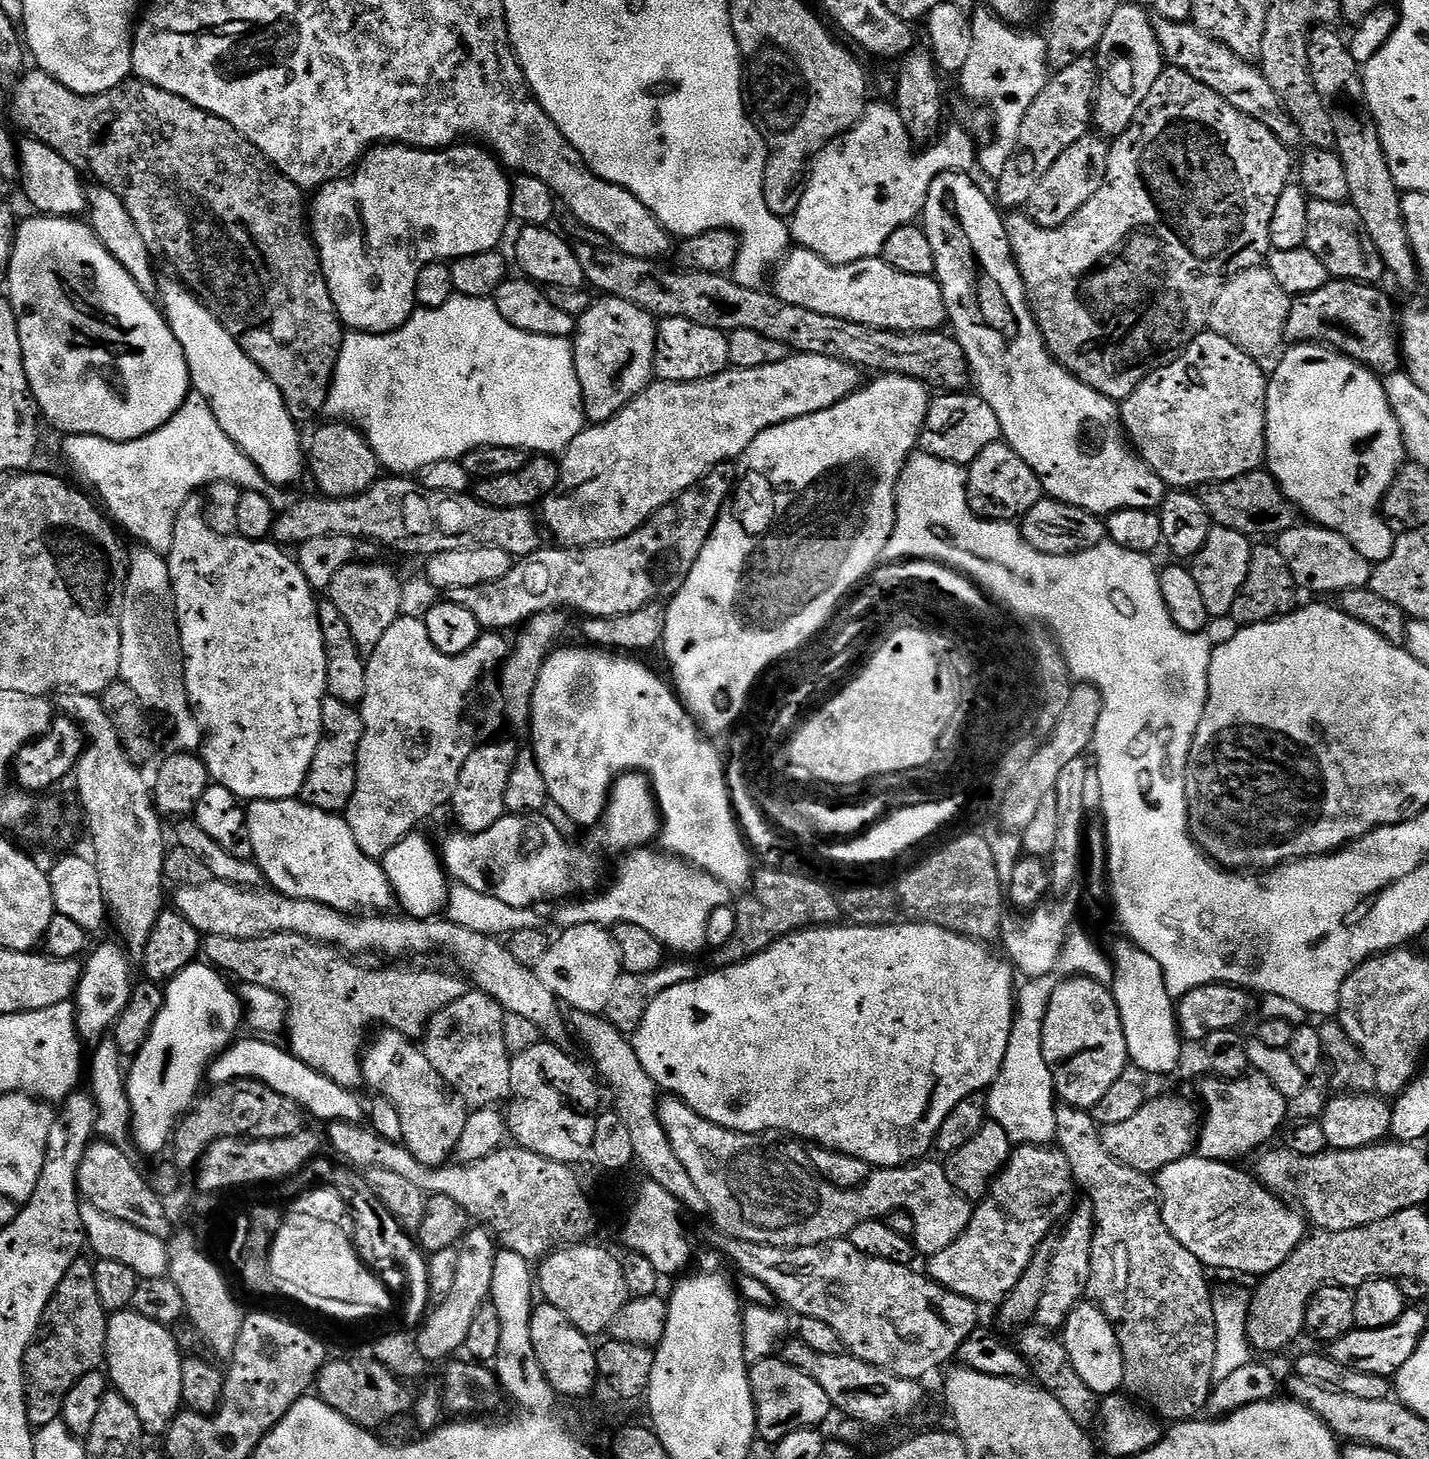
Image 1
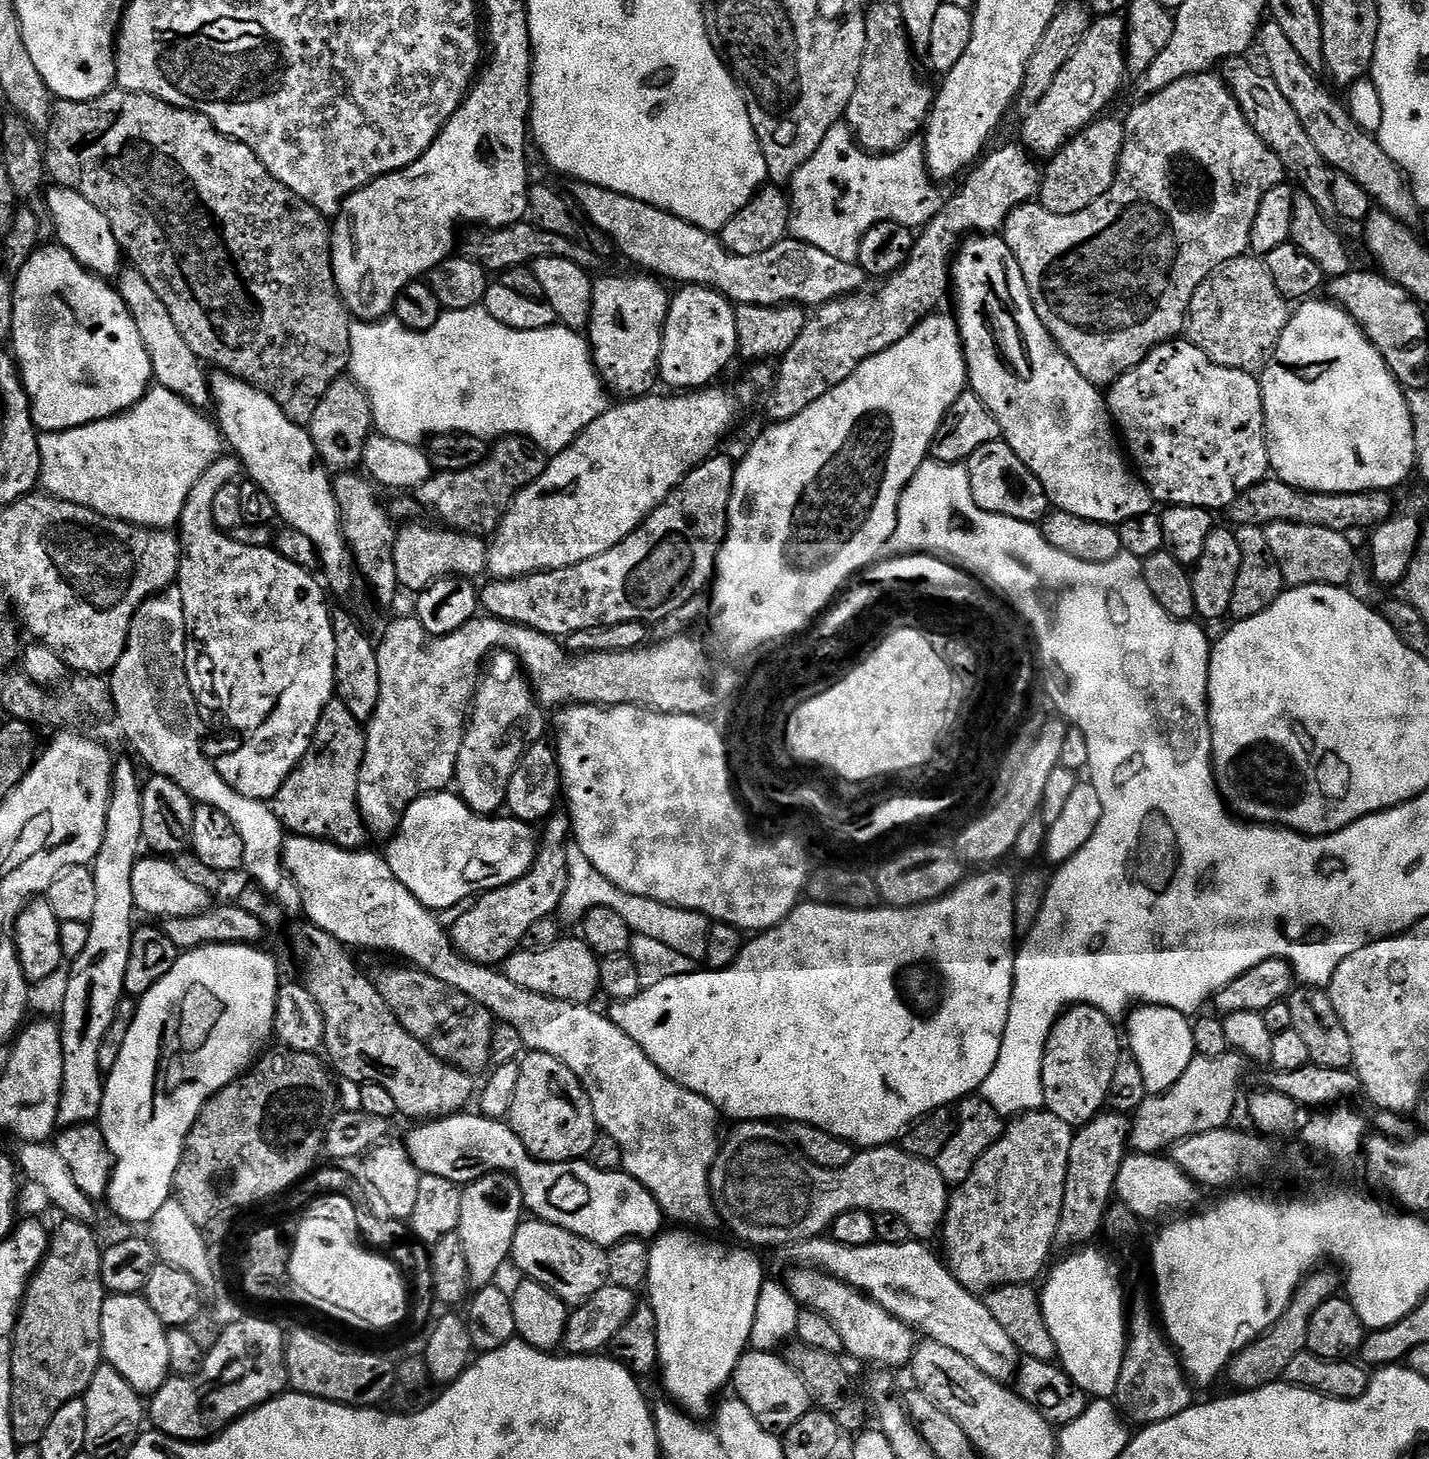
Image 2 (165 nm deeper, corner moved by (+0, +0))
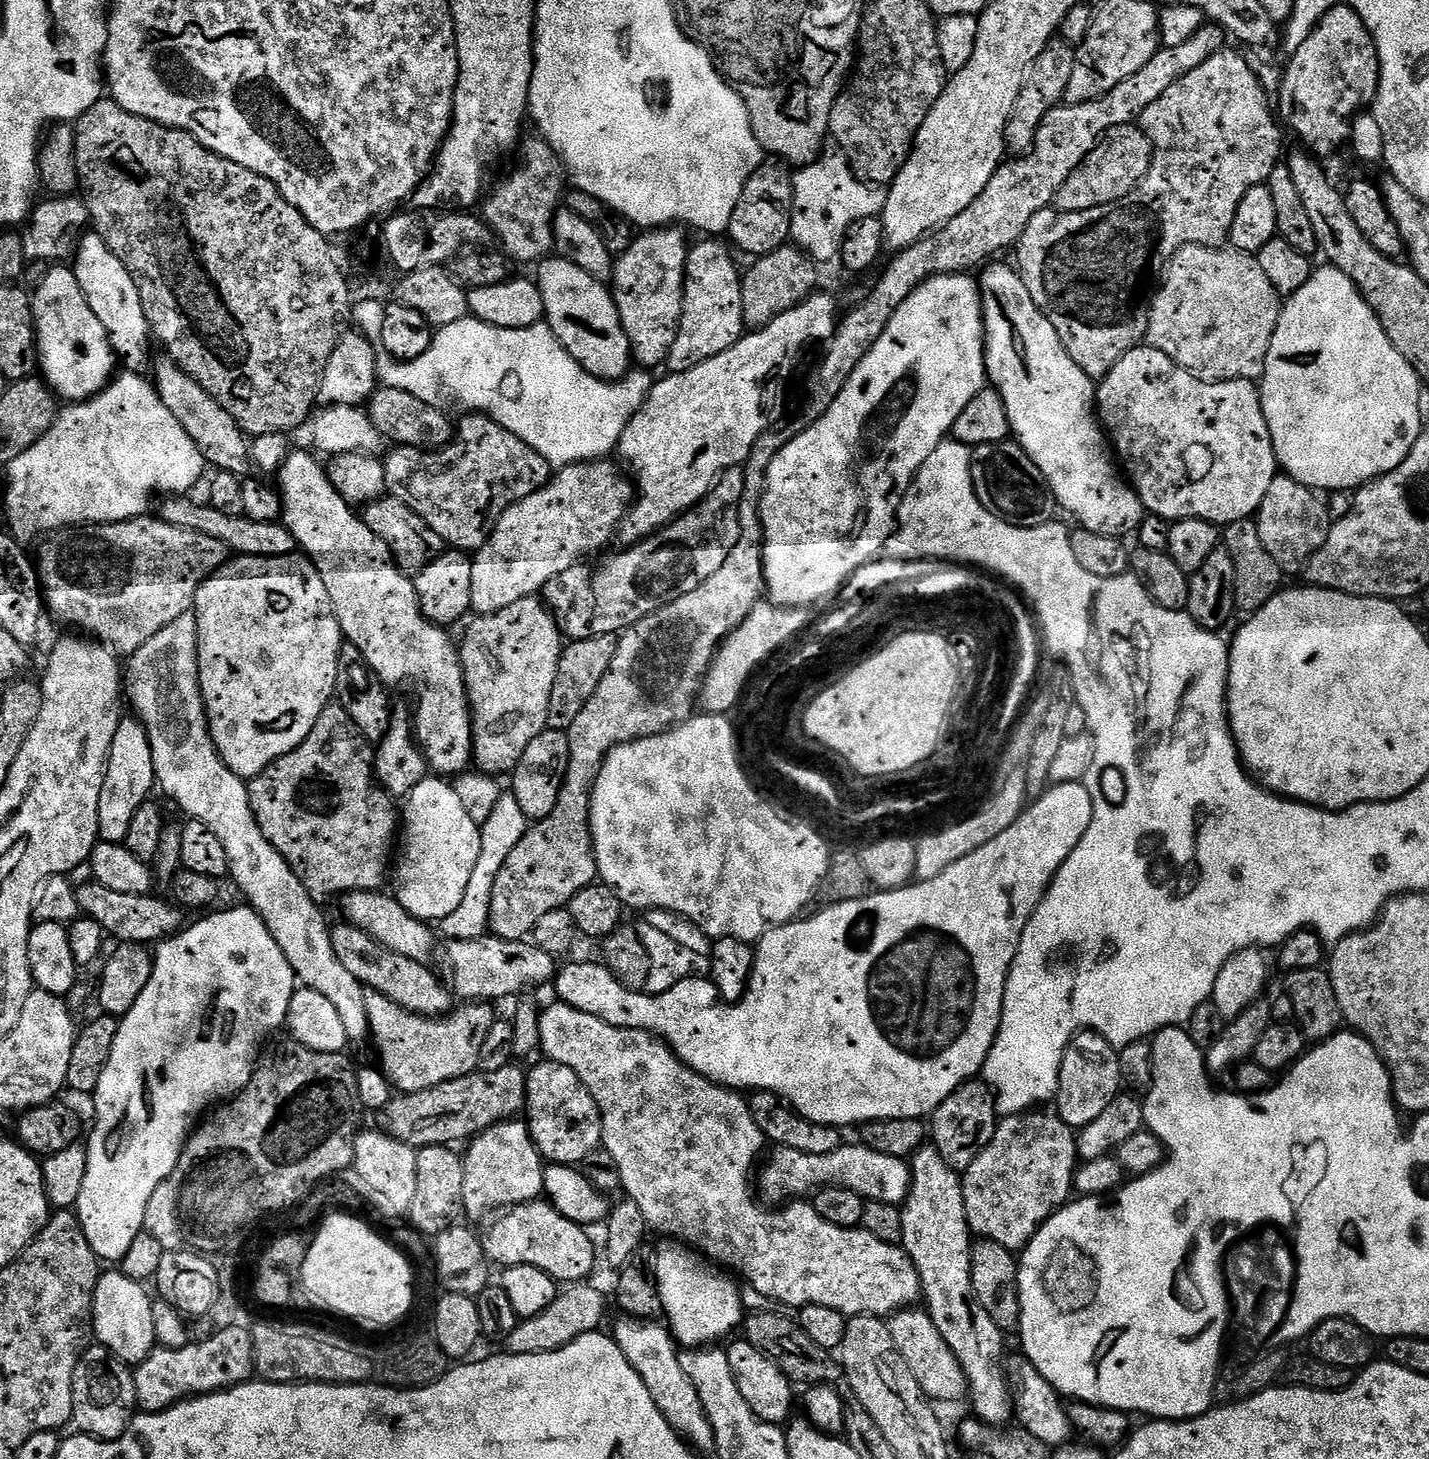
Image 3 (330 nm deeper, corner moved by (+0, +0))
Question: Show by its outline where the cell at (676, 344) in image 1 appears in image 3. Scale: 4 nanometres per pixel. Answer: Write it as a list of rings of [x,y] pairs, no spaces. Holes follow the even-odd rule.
[[[700,238],[697,244],[689,247],[682,318],[678,338],[674,338],[674,346],[670,346],[666,365],[669,373],[694,370],[694,366],[702,366],[702,362],[730,350],[730,346],[745,335],[740,285],[742,272],[736,269],[736,260],[731,251],[733,249],[720,238]]]

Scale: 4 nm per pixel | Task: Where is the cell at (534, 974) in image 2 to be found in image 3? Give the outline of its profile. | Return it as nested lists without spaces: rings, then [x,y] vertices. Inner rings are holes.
[[[485,934],[473,940],[448,940],[448,949],[444,952],[444,960],[448,963],[448,976],[452,979],[450,988],[464,1002],[497,1002],[523,990],[527,984],[544,984],[553,979],[558,971],[557,961],[541,948],[524,940],[503,940],[491,934]]]

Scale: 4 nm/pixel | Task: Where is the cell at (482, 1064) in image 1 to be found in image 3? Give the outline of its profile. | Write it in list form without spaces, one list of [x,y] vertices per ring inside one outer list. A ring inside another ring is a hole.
[[[340,922],[340,925],[331,929],[332,945],[334,954],[338,954],[338,962],[358,978],[358,982],[364,985],[365,989],[373,992],[386,994],[390,1002],[398,1002],[406,1010],[410,1010],[419,1016],[431,1016],[439,1018],[447,1016],[453,1011],[454,996],[447,987],[440,985],[440,980],[427,967],[427,963],[411,960],[370,938],[362,930],[358,930],[354,925],[347,922]]]

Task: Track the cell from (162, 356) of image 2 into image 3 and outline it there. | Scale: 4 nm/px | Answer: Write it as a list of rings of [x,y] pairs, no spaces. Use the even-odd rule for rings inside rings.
[[[161,358],[155,364],[156,361],[151,365],[150,372],[153,372],[151,375],[154,377],[156,393],[160,395],[166,410],[170,410],[174,418],[178,418],[182,430],[190,434],[194,446],[198,446],[202,454],[205,465],[212,467],[213,464],[216,472],[229,472],[241,478],[247,477],[248,468],[253,467],[250,440],[240,429],[238,422],[234,422],[234,418],[230,418],[230,414],[226,414],[226,410],[218,406],[213,396],[206,394],[206,390],[202,390],[202,386],[198,386],[198,382],[194,382],[194,378],[186,374],[186,370],[182,370],[182,366],[167,358]]]

